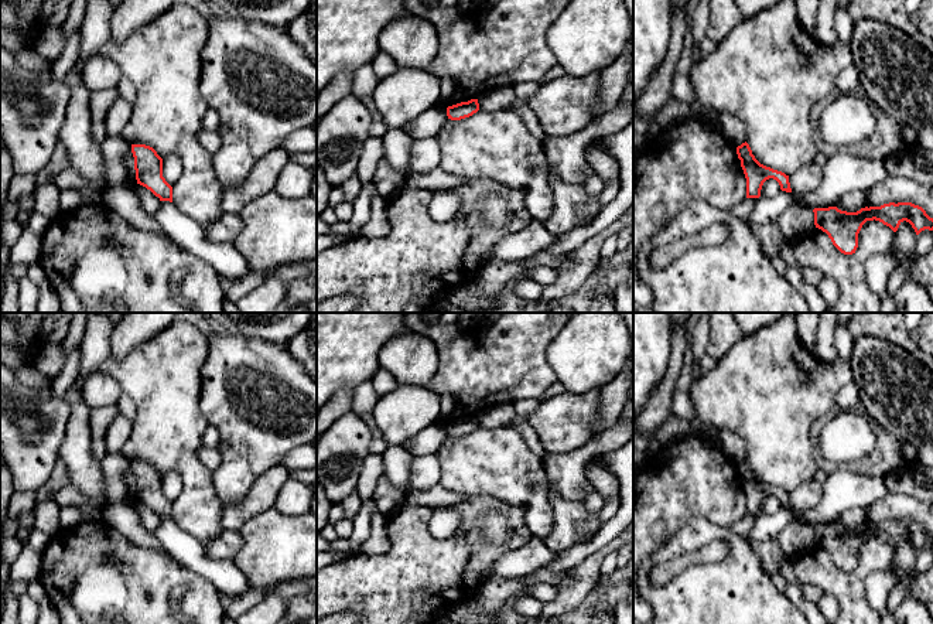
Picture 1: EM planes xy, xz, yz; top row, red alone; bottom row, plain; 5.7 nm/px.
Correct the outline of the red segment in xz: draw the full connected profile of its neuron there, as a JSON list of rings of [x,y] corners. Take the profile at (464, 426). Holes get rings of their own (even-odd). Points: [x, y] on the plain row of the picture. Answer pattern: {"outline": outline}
{"outline": [[[471,416],[468,419],[461,419],[447,424],[447,433],[451,437],[461,437],[472,433],[479,427],[478,416]]]}

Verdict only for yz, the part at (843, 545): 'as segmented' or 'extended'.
as segmented

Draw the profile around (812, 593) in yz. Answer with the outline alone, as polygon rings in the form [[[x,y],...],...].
[[[802,584],[802,593],[804,599],[813,604],[817,604],[823,596],[823,591],[813,584]]]

